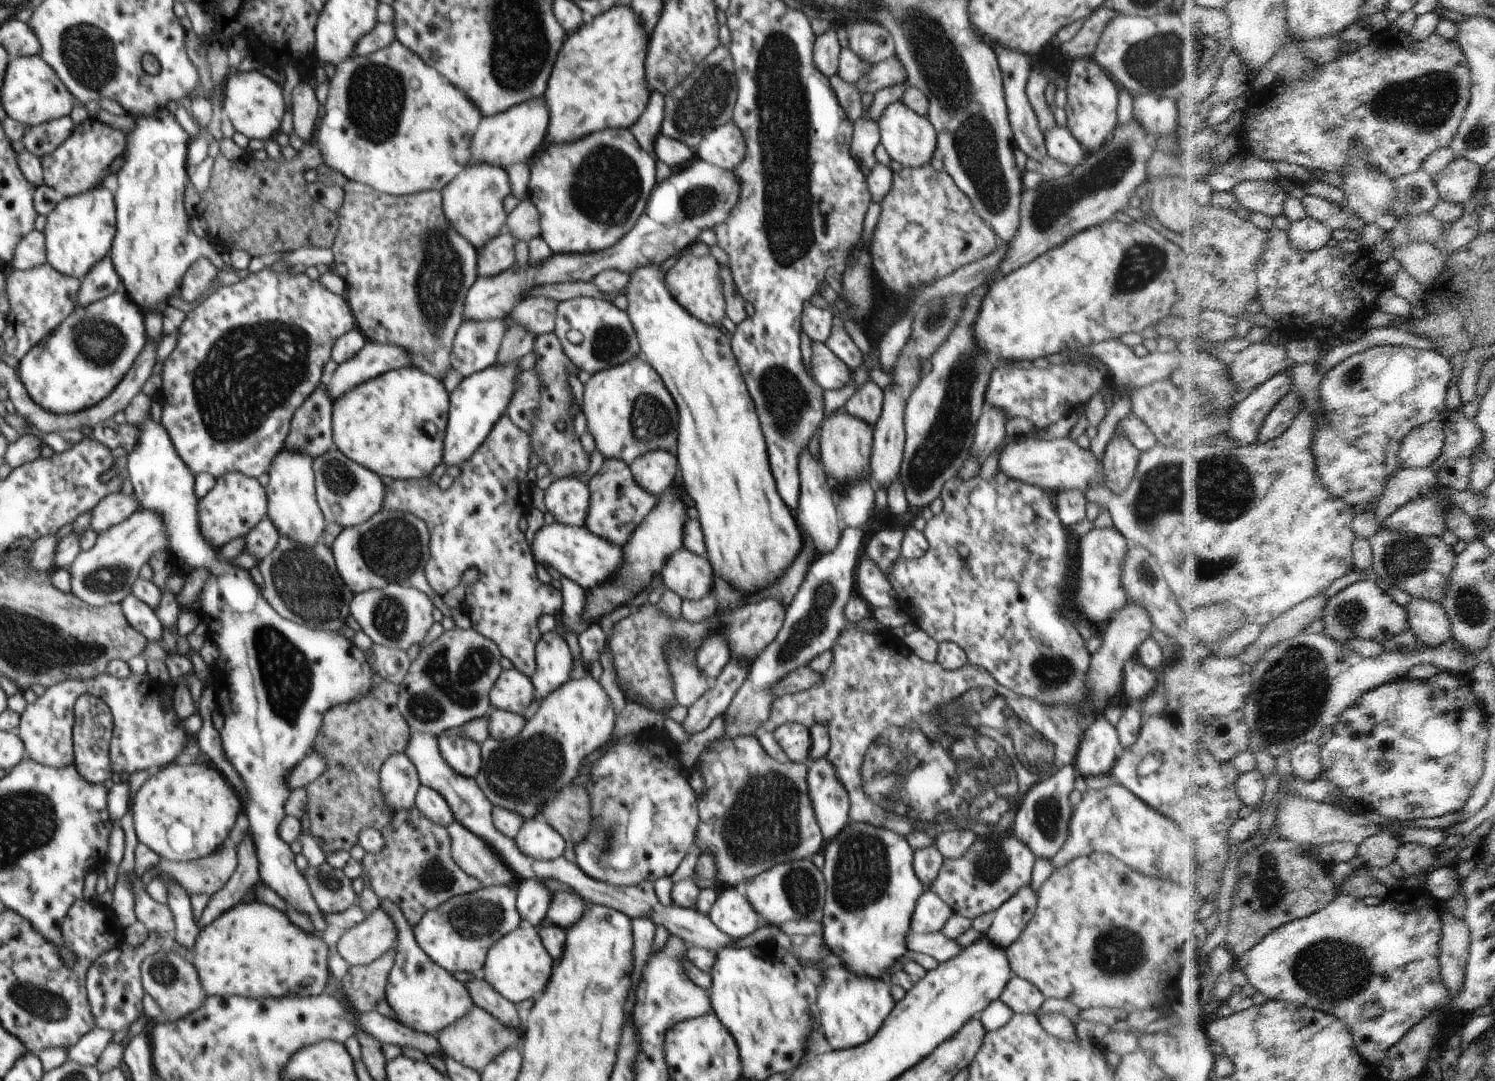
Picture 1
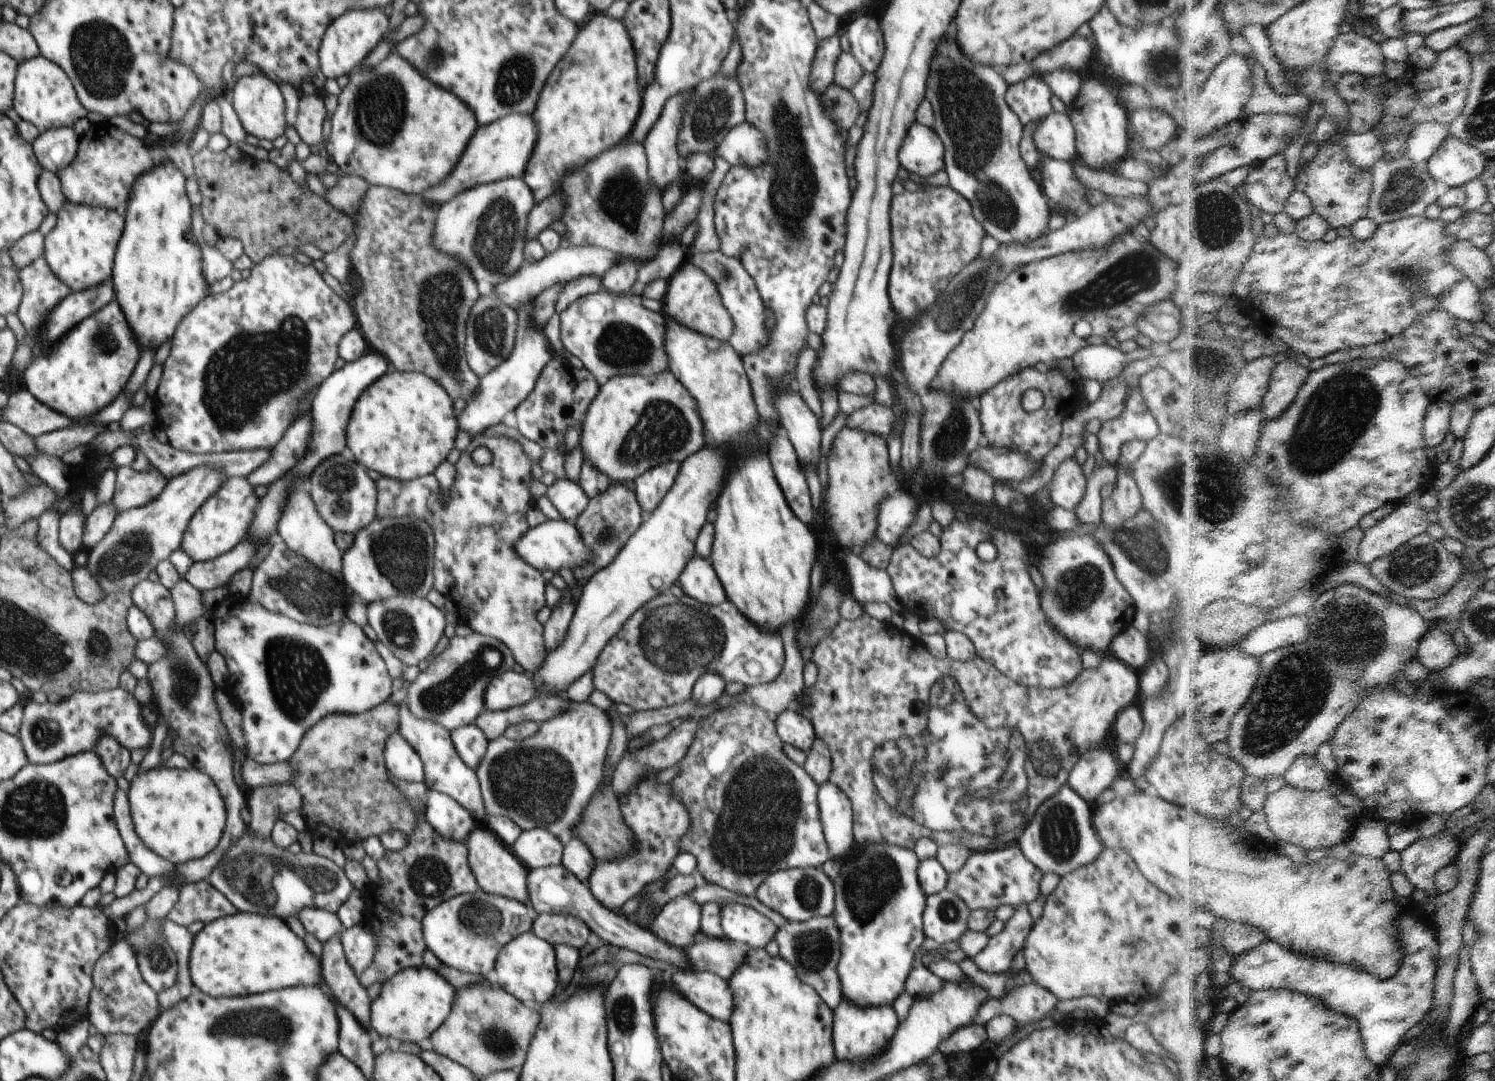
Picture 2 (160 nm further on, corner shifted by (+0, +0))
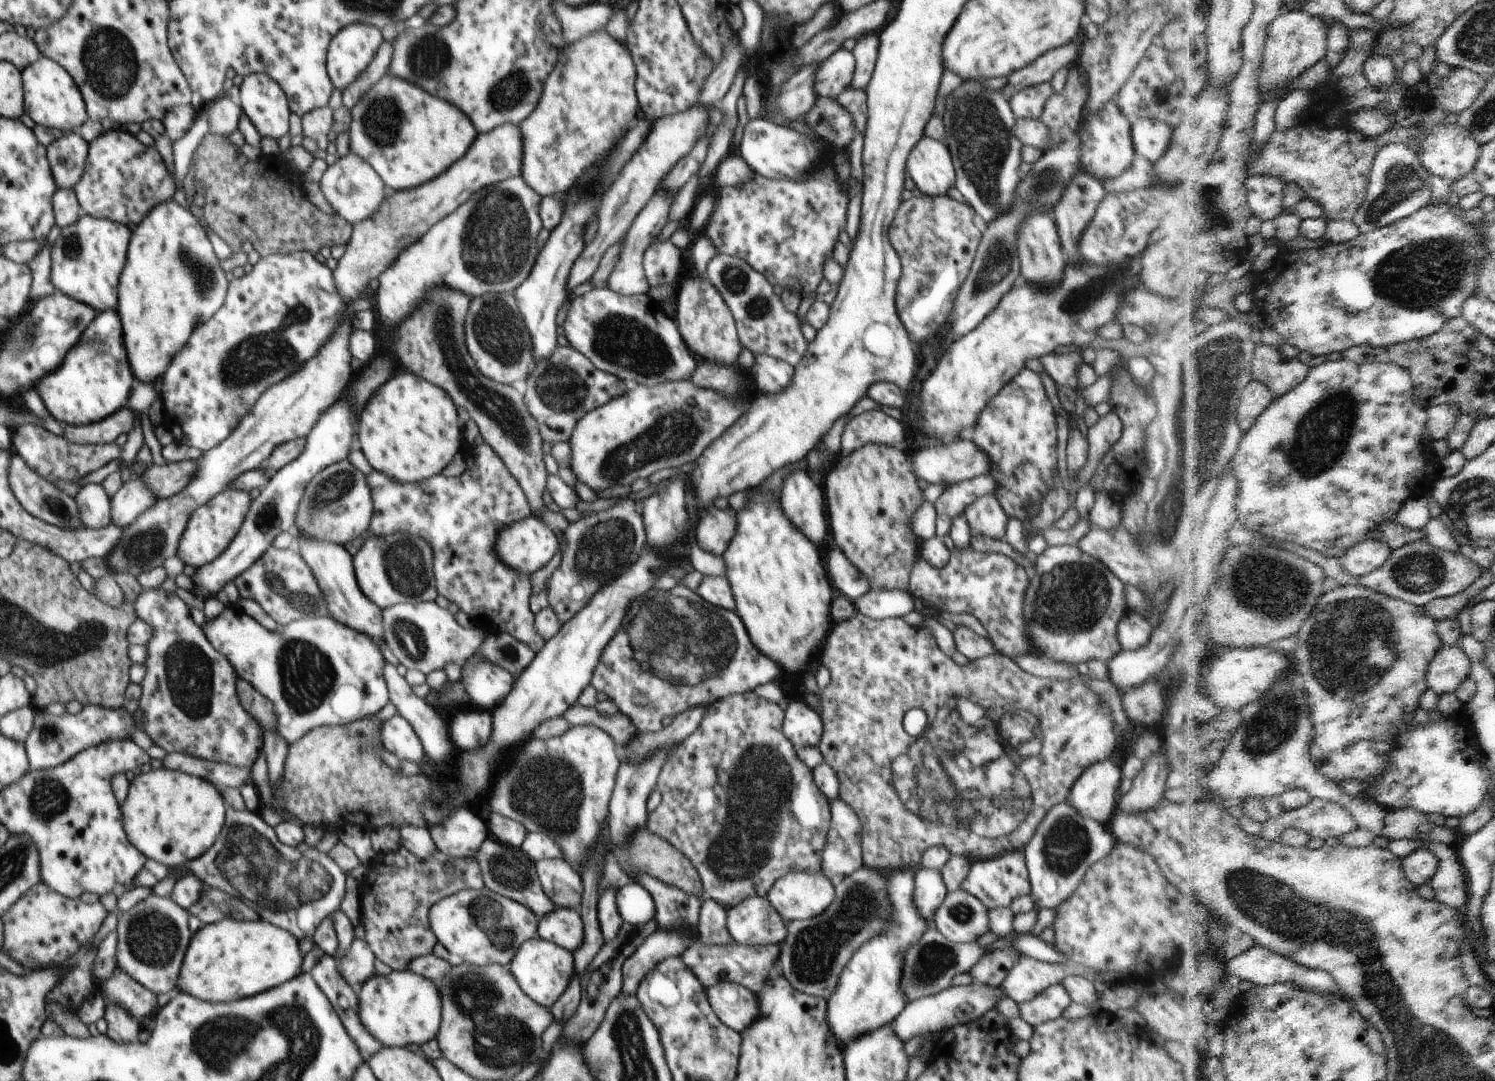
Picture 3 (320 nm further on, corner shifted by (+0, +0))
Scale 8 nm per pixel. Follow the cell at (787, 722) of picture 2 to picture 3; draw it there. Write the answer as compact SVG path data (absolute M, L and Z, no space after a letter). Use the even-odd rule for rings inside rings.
M791 700L784 710L782 732L796 749L817 746L823 734L822 719L818 712L808 708L804 702Z

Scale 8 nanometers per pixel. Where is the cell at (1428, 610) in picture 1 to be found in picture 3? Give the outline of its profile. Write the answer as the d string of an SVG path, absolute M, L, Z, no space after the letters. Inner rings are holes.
M1445 645L1428 670L1428 682L1438 695L1458 692L1472 674L1470 656L1458 646Z

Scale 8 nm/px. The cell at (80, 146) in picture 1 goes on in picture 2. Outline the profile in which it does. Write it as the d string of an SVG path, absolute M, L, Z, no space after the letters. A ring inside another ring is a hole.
M108 122L93 123L79 137L76 158L66 168L56 172L64 198L75 204L124 211L132 192L132 184L140 174L154 166L149 149L144 145L144 141L130 136Z

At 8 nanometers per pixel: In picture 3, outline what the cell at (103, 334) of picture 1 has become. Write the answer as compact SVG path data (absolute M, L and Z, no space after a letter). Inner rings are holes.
M116 309L102 310L80 340L68 350L62 364L38 380L34 388L40 394L44 408L55 420L64 426L85 426L127 407L135 377L128 366L122 336L122 324Z

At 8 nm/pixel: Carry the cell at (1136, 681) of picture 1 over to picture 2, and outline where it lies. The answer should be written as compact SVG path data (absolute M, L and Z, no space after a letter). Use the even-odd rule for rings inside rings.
M1131 625L1112 640L1111 652L1124 665L1141 673L1152 652L1149 642L1147 633L1138 631Z

